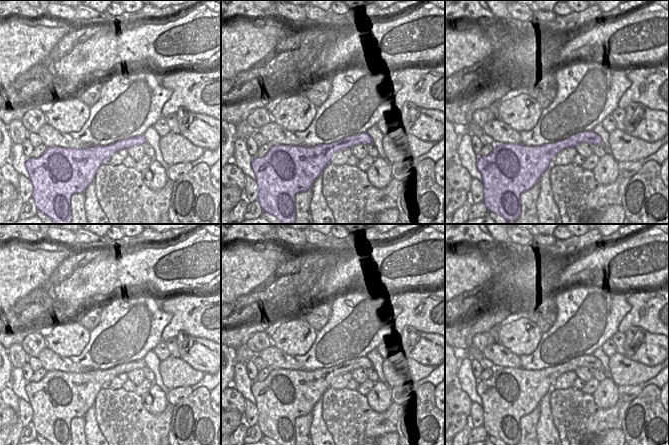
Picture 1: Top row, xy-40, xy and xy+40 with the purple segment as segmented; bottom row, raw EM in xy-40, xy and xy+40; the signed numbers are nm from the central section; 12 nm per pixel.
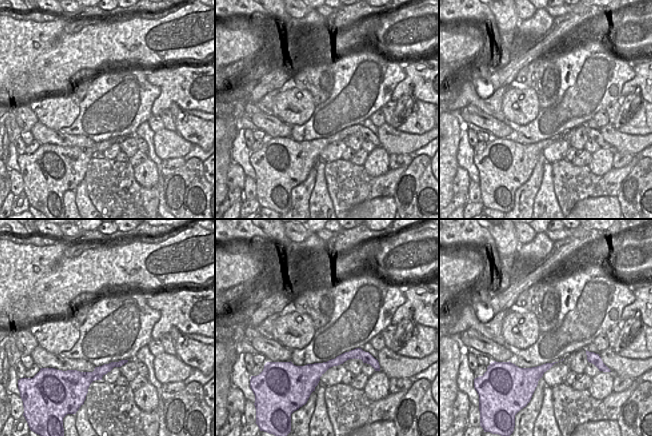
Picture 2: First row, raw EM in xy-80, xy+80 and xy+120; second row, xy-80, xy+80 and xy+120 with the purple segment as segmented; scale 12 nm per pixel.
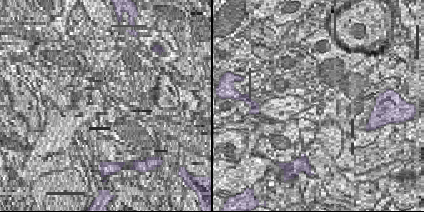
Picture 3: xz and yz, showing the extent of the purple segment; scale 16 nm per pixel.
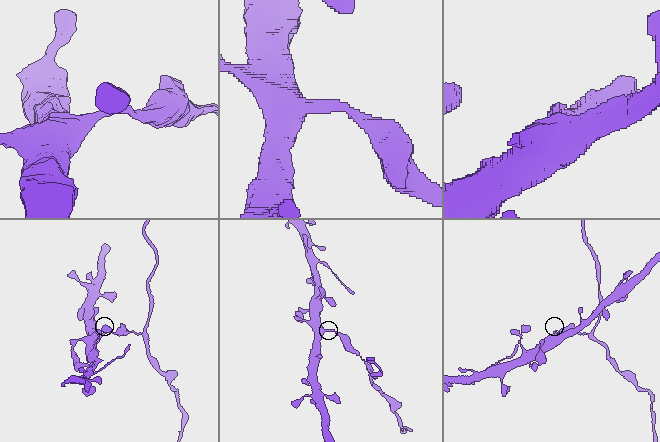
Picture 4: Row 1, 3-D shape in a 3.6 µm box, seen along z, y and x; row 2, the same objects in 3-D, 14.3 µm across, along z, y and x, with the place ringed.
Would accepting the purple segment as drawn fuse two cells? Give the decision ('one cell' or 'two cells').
two cells

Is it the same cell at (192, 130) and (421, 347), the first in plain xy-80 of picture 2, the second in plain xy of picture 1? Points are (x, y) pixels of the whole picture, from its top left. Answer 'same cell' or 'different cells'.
same cell

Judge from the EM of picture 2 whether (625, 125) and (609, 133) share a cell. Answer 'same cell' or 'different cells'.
different cells

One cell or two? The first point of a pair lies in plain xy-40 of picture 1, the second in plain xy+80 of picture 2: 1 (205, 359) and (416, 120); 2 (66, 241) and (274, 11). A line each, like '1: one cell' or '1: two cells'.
1: one cell
2: two cells

